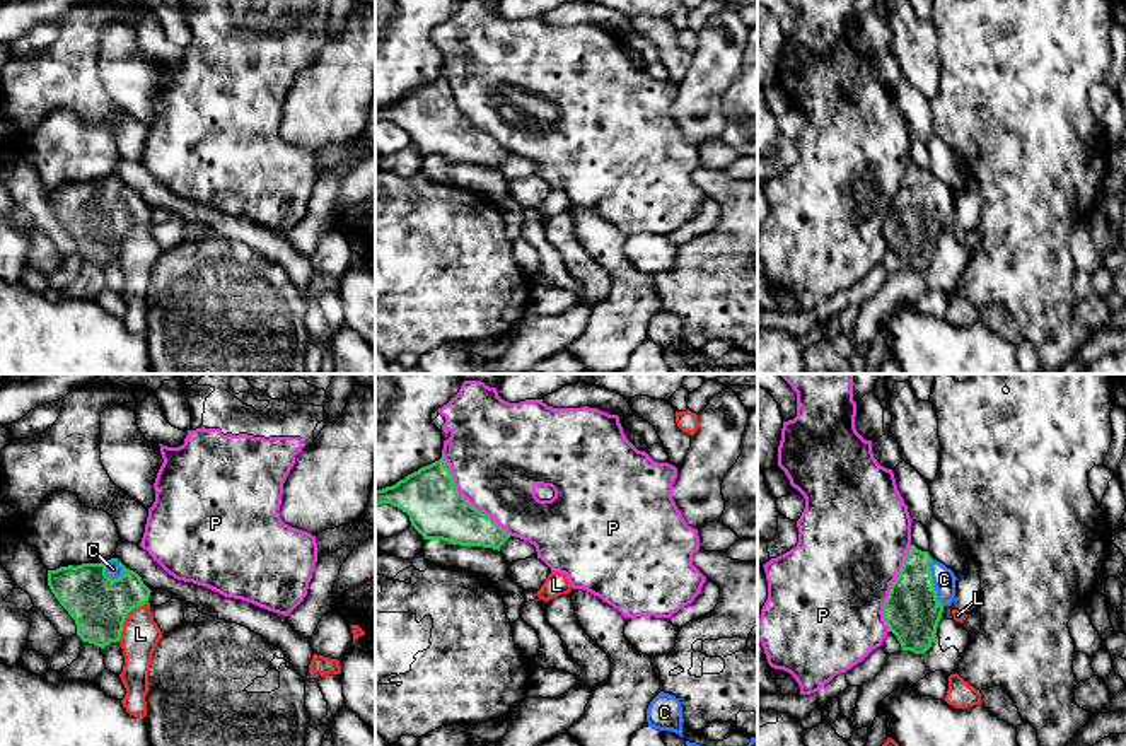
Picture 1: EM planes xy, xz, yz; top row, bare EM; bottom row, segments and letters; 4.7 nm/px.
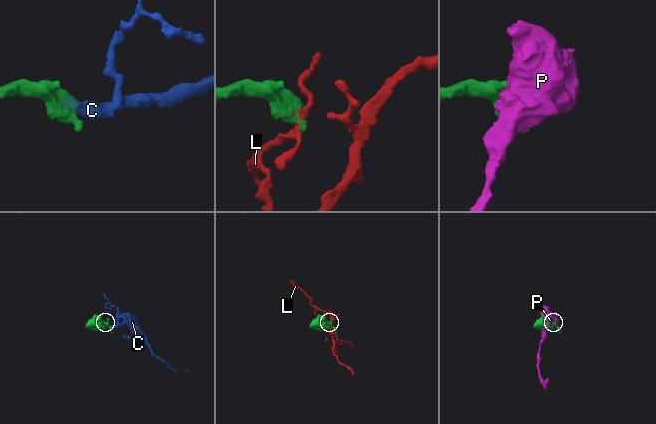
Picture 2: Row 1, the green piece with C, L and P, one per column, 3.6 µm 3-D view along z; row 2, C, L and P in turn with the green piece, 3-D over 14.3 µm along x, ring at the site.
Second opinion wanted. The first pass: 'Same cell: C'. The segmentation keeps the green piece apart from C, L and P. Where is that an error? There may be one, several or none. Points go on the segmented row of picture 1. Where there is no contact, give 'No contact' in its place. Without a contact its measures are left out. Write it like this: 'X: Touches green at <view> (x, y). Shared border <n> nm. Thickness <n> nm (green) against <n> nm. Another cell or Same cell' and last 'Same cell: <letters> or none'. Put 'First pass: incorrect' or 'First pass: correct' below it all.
C: Touches green at xy (104, 567). Shared border 110 nm. Thickness 280 nm (green) against 80 nm. Same cell
L: Touches green at xy (125, 617). Shared border 240 nm. Thickness 280 nm (green) against 180 nm. Another cell
P: Touches green at xz (466, 501). Shared border 500 nm. Thickness 280 nm (green) against 440 nm. Another cell
Same cell: C
First pass: correct

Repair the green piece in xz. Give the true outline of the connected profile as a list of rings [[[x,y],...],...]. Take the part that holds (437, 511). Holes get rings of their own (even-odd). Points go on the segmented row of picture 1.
[[[444,458],[392,487],[375,490],[375,505],[380,504],[406,512],[423,539],[500,550],[510,538],[490,516],[479,512],[457,492]]]

